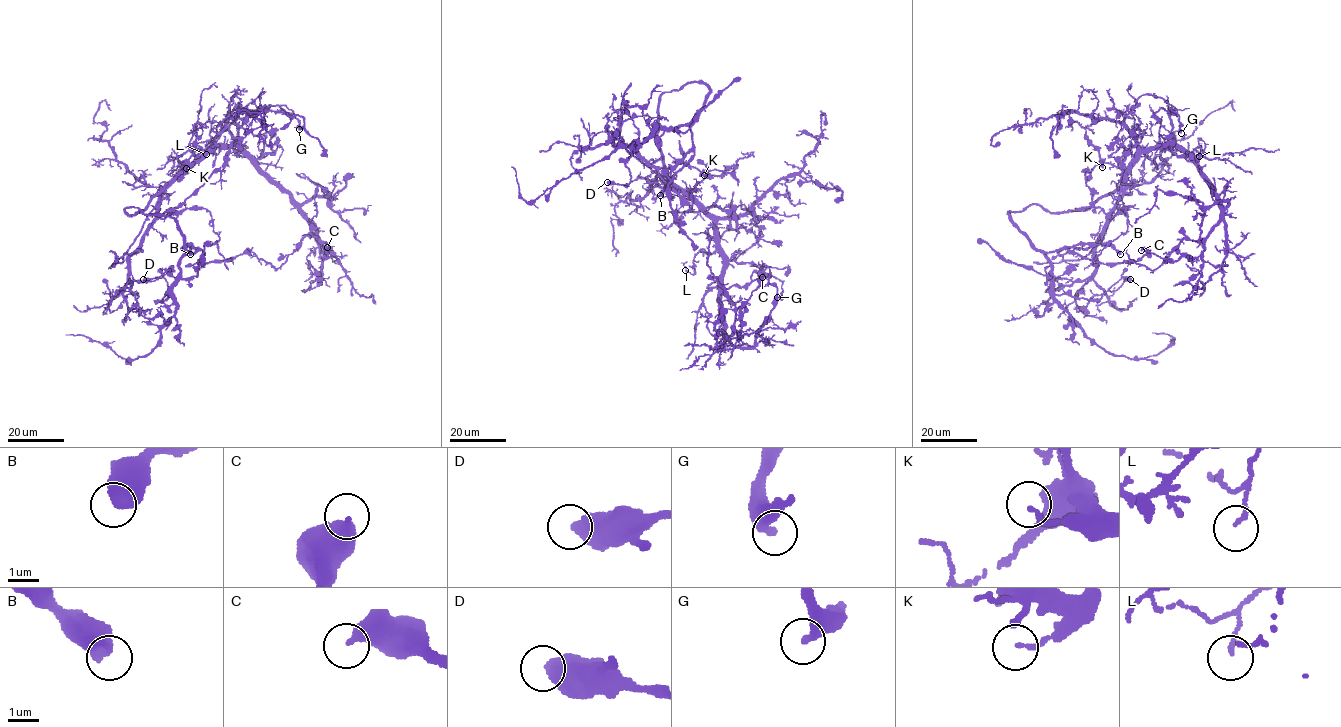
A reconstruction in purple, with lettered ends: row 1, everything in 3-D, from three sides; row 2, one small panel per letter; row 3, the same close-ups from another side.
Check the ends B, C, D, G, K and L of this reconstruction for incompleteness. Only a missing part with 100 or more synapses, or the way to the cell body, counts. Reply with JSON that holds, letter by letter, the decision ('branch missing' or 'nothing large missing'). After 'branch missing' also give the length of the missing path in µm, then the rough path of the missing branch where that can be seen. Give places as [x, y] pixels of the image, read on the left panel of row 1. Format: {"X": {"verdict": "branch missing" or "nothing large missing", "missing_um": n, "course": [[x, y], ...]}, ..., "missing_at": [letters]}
{"B": {"verdict": "nothing large missing"}, "C": {"verdict": "nothing large missing"}, "D": {"verdict": "nothing large missing"}, "G": {"verdict": "nothing large missing"}, "K": {"verdict": "nothing large missing"}, "L": {"verdict": "nothing large missing"}, "missing_at": []}

